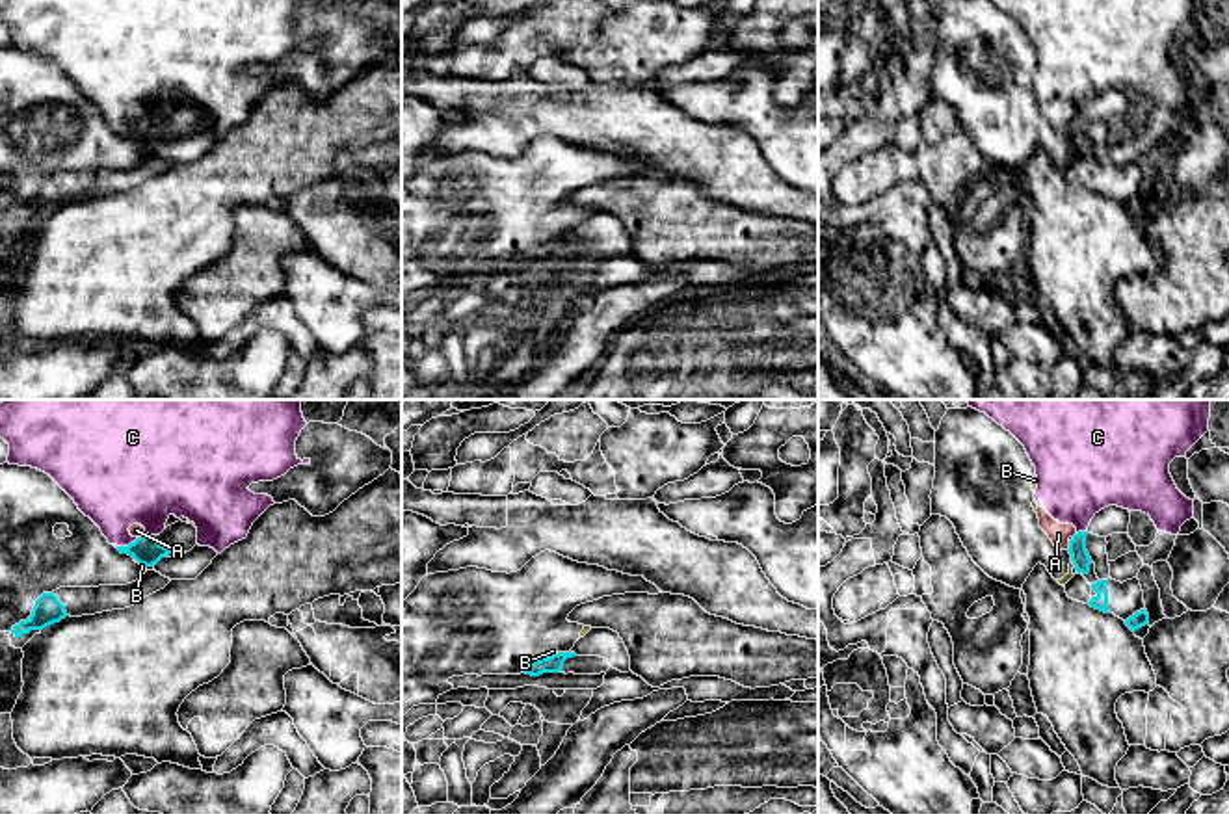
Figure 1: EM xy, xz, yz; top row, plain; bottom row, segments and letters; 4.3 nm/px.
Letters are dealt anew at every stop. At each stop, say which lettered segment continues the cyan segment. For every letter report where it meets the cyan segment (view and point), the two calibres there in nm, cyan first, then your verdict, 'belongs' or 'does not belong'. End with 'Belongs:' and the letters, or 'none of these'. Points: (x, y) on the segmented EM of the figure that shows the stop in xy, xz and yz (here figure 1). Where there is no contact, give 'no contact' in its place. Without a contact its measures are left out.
A: meets cyan in yz at (1070, 545); 80 nm thick on the cyan side, 90 nm on the other; does not belong
B: meets cyan in xz at (555, 655); 80 nm thick on the cyan side, 20 nm on the other; does not belong
C: meets cyan in xy at (129, 545); 120 nm thick on the cyan side, 340 nm on the other; does not belong
Belongs: none of these

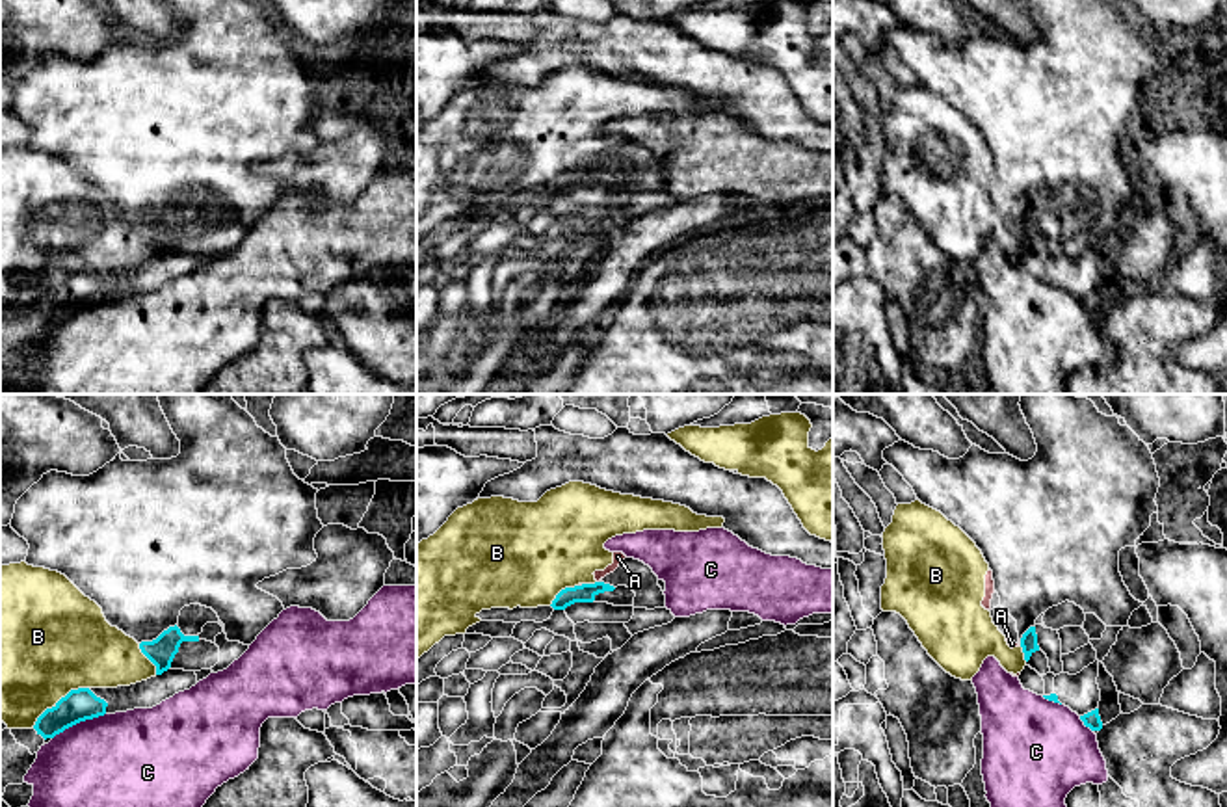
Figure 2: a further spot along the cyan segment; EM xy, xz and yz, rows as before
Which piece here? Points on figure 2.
A: meets cyan in xz at (582, 584); 80 nm thick on the cyan side, 20 nm on the other; does not belong
B: meets cyan in xy at (60, 700); 140 nm thick on the cyan side, 500 nm on the other; does not belong
C: meets cyan in xy at (79, 722); 140 nm thick on the cyan side, 400 nm on the other; does not belong
Belongs: none of these

